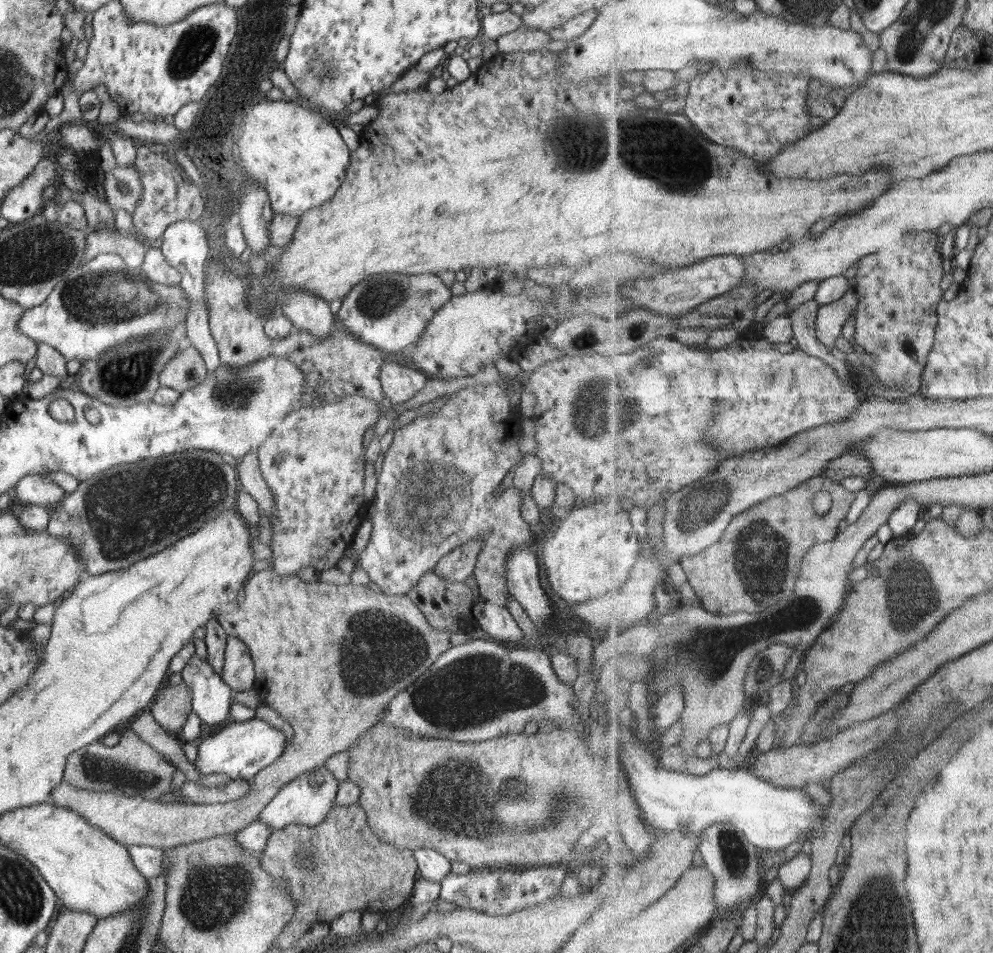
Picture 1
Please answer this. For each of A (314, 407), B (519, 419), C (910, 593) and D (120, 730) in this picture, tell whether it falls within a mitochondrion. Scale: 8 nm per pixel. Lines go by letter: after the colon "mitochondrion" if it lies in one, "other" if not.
A: other
B: other
C: mitochondrion
D: other

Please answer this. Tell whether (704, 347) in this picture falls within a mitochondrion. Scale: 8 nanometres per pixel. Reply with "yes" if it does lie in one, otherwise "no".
no

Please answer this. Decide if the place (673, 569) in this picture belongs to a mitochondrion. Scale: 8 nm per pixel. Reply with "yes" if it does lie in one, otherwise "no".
no

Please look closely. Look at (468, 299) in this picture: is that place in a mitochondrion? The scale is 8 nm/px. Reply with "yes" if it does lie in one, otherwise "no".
no

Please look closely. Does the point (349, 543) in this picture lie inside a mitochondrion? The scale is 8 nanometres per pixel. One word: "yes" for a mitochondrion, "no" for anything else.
no

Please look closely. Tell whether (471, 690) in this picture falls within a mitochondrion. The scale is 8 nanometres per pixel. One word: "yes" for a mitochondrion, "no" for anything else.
yes

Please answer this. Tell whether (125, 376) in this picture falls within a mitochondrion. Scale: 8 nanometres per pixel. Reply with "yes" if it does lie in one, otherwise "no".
yes

